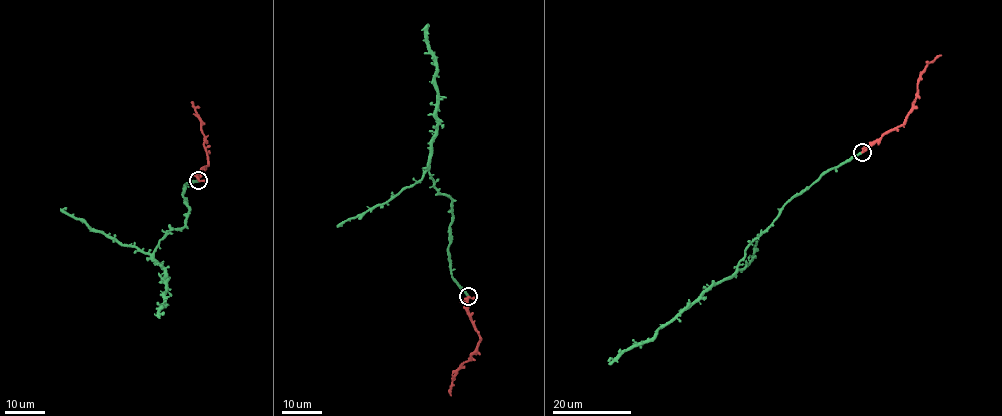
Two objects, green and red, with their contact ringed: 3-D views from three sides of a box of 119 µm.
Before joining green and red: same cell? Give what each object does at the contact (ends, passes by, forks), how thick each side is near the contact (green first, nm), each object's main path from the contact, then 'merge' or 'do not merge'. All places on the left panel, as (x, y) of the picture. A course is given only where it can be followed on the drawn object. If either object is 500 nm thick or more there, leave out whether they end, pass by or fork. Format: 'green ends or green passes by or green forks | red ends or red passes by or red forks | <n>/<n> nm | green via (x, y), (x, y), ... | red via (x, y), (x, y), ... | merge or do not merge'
green ends | red passes by | 400/320 nm | green via (198, 180), (185, 186), (186, 221), (170, 228), (155, 249), (168, 284), (162, 315) | red via (198, 180), (196, 176), (208, 163), (208, 158), (201, 118), (192, 103) | merge

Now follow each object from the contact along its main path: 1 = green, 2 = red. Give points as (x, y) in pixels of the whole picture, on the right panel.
1: (862, 152), (825, 172), (784, 206), (777, 218), (752, 240), (733, 273), (714, 282), (650, 339), (608, 361)
2: (862, 152), (904, 121), (915, 98), (919, 74), (941, 56)

